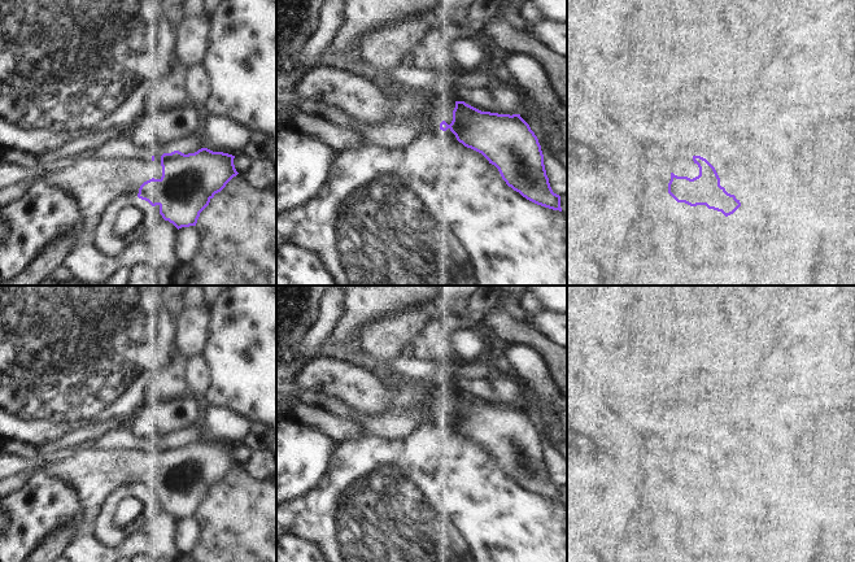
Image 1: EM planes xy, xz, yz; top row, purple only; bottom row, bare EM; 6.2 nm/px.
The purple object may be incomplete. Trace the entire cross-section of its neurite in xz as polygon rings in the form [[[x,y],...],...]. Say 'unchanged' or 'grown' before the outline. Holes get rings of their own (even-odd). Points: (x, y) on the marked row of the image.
grown; [[[400,86],[380,88],[380,91],[389,100],[385,121],[411,117],[415,122],[415,135],[449,128],[459,143],[481,153],[489,164],[494,165],[514,191],[537,205],[562,212],[560,196],[553,192],[546,175],[538,139],[520,114],[481,112],[464,101],[455,101],[452,96],[424,96]]]

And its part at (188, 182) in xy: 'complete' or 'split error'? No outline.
split error

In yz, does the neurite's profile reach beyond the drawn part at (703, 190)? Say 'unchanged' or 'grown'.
grown

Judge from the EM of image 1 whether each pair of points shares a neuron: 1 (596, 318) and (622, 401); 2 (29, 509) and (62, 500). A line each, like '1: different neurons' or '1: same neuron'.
1: different neurons
2: same neuron

